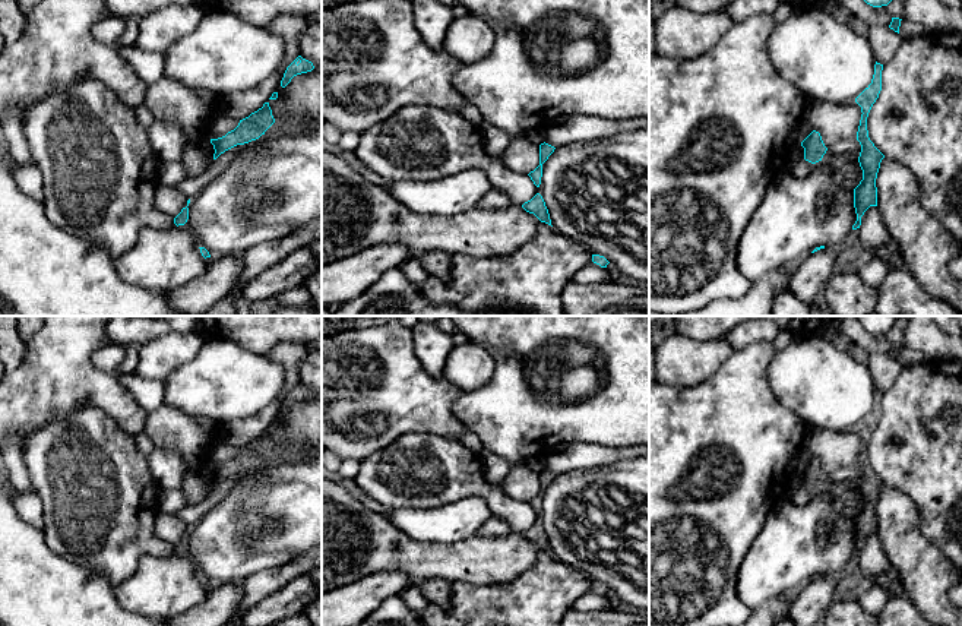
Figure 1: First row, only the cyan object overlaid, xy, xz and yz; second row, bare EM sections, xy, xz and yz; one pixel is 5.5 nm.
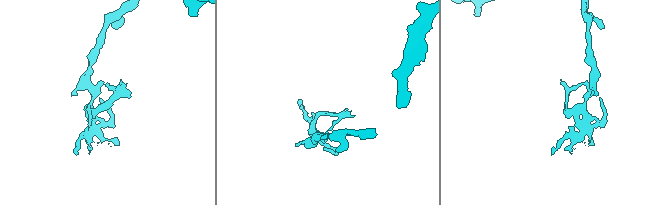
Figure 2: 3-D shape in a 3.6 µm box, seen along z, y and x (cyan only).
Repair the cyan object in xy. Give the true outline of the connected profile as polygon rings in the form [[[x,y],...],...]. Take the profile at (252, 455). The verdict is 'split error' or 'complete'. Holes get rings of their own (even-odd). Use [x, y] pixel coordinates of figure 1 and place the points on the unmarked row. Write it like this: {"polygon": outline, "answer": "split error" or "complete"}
{"polygon": [[[265,430],[262,436],[240,448],[234,458],[228,459],[222,465],[211,467],[215,477],[213,487],[237,472],[244,472],[259,467],[273,450],[275,446],[269,430]]], "answer": "complete"}

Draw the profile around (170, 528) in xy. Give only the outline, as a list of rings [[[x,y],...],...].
[[[159,513],[155,521],[155,534],[161,540],[175,546],[183,535],[187,534],[187,525],[183,524],[177,515]]]

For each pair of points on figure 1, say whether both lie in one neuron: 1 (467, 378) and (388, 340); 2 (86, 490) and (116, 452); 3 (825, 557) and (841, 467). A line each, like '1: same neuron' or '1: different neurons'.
1: different neurons
2: same neuron
3: same neuron

